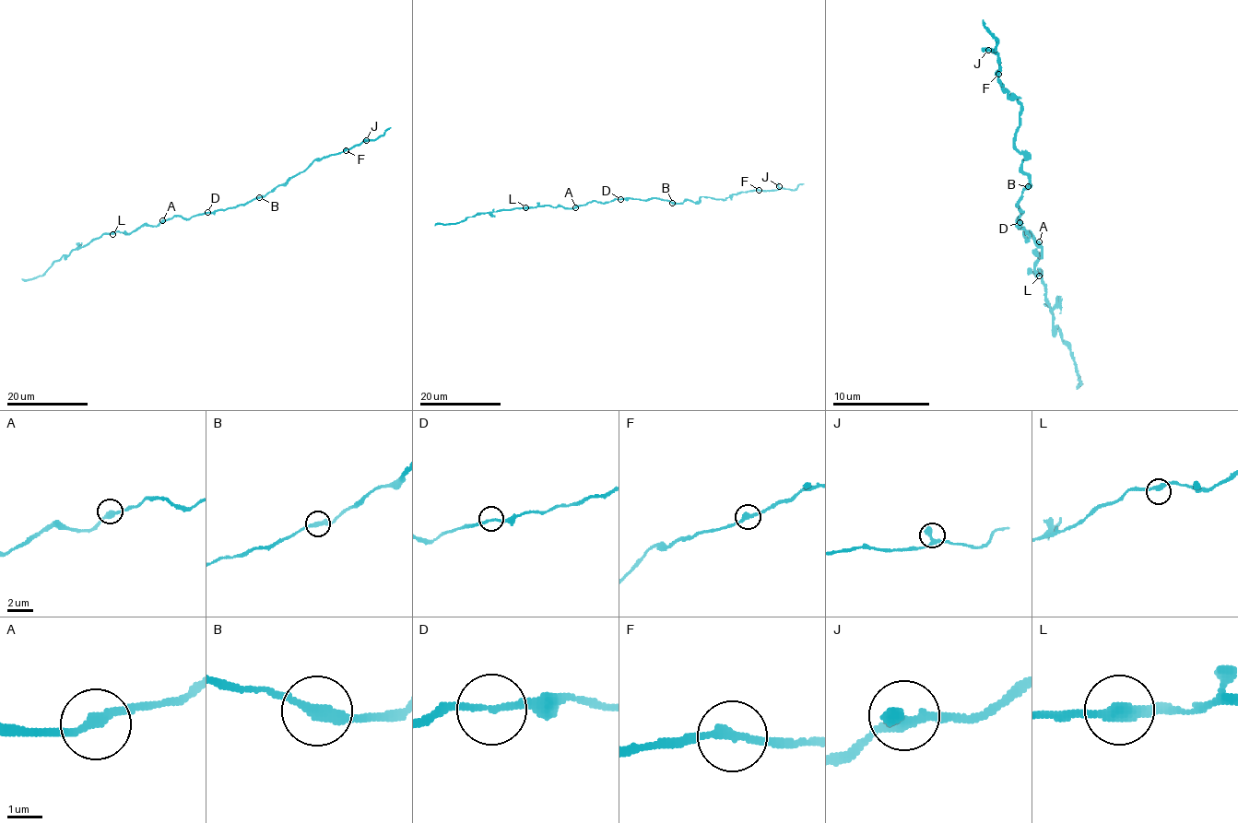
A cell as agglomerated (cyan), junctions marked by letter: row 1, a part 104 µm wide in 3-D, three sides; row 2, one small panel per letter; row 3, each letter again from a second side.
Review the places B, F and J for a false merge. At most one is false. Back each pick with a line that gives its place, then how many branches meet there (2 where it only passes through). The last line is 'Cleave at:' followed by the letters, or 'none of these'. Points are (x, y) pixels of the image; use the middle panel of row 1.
B: (672, 203) | 2
Cleave at: B

